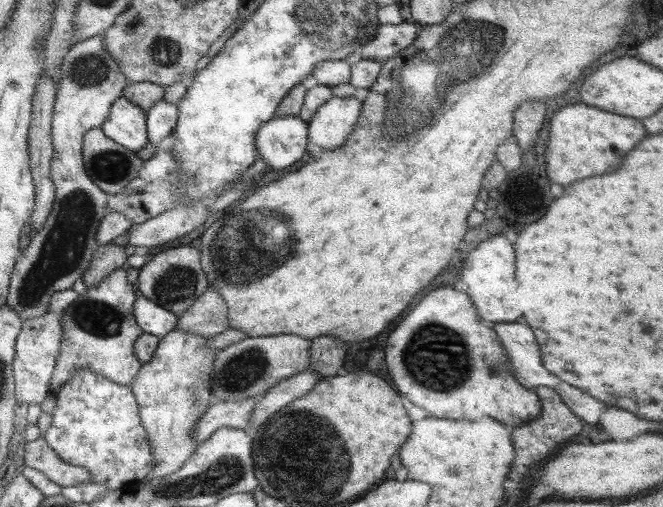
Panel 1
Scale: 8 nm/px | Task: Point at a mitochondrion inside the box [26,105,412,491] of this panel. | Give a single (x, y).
(226, 252)

